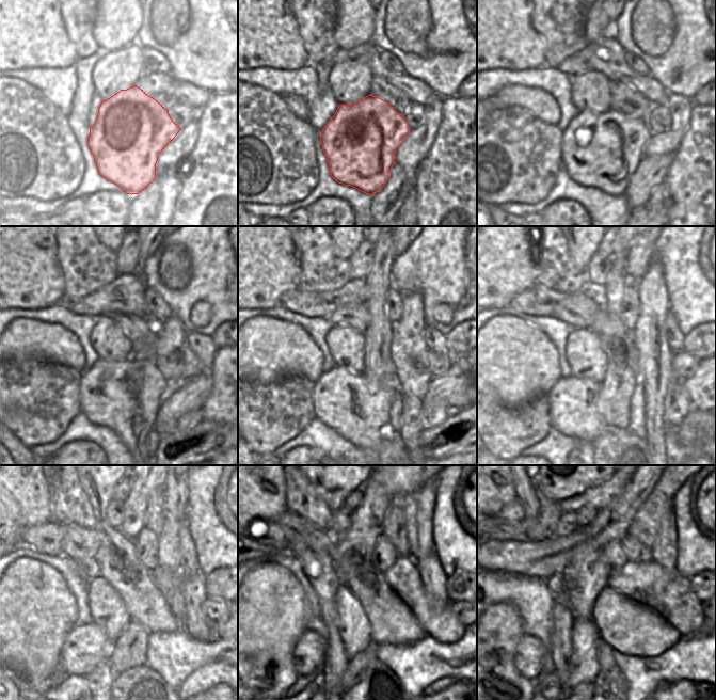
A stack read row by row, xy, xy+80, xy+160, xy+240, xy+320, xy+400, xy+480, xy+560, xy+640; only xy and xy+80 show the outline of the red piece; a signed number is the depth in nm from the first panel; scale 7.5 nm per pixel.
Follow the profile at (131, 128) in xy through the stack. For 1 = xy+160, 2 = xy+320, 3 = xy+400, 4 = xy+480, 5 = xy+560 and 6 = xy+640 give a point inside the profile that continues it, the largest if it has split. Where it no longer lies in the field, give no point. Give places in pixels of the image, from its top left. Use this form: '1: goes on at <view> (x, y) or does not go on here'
1: goes on at xy+160 (602, 150)
2: goes on at xy+320 (358, 409)
3: goes on at xy+400 (573, 401)
4: goes on at xy+480 (85, 646)
5: goes on at xy+560 (308, 653)
6: goes on at xy+640 (529, 653)

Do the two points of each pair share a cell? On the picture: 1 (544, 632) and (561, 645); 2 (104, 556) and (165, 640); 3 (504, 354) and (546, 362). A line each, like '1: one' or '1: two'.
1: two
2: two
3: one

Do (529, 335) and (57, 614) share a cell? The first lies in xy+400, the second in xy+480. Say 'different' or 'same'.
same

